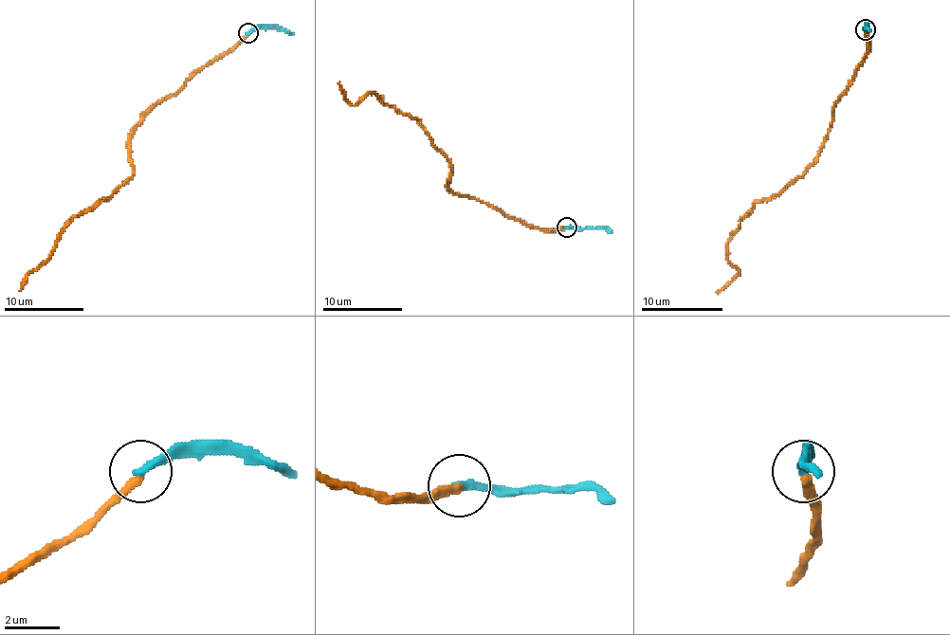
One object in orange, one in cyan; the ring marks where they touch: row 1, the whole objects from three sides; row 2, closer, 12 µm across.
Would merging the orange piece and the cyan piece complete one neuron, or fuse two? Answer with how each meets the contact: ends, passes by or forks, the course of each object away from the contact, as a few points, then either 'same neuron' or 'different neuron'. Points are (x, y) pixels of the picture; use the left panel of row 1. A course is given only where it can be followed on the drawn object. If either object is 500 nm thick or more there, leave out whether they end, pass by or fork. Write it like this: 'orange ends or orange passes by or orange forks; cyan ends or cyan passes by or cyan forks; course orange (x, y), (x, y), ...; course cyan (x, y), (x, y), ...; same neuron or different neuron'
orange ends; cyan ends; course orange (247, 34), (154, 108), (130, 139), (132, 175), (110, 197), (73, 219), (55, 250), (21, 288); course cyan (247, 32), (283, 28), (293, 34); same neuron

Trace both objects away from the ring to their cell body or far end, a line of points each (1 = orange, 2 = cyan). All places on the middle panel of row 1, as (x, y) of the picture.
1: (566, 226), (530, 228), (457, 194), (448, 187), (450, 165), (419, 123), (375, 93), (354, 105), (339, 81)
2: (566, 226), (602, 228), (612, 232)

